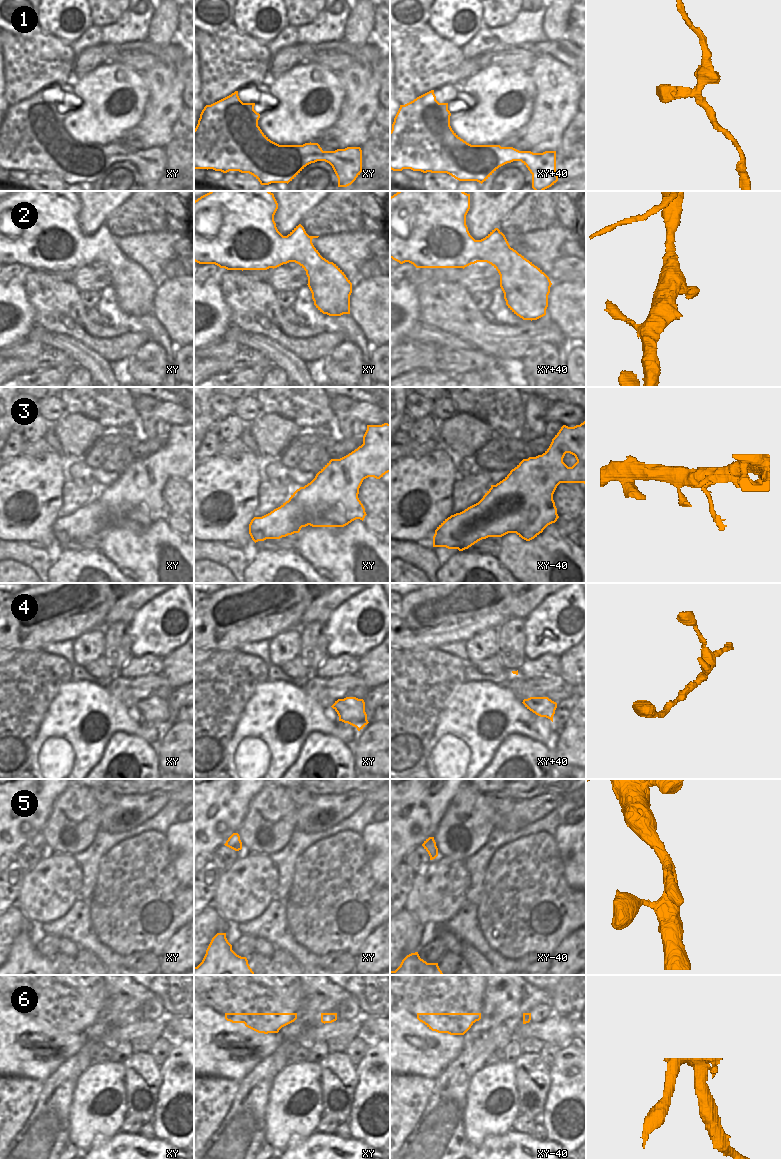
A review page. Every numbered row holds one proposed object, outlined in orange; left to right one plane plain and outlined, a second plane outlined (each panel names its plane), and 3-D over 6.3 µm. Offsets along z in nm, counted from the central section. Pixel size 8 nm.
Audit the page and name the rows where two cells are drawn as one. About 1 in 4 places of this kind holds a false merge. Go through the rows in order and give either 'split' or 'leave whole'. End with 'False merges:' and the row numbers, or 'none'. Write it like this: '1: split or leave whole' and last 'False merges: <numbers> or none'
1: leave whole
2: leave whole
3: leave whole
4: leave whole
5: leave whole
6: split
False merges: 6

